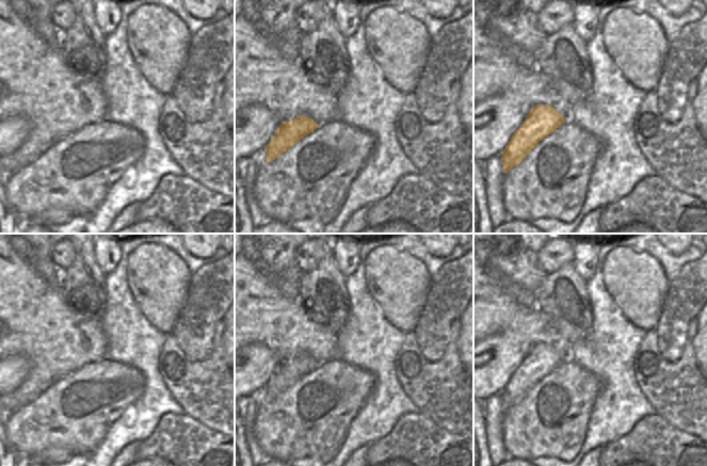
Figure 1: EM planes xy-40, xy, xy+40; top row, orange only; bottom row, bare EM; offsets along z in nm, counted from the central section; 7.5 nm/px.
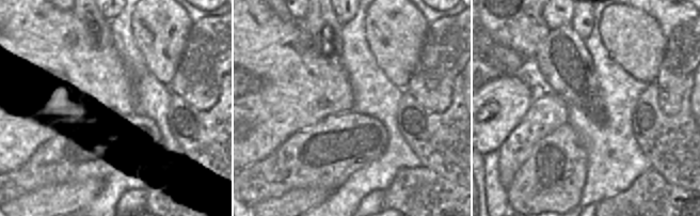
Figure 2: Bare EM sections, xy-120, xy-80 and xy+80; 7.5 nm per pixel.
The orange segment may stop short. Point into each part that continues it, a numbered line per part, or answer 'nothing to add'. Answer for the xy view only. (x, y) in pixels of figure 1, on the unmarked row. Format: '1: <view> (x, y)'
nothing to add

